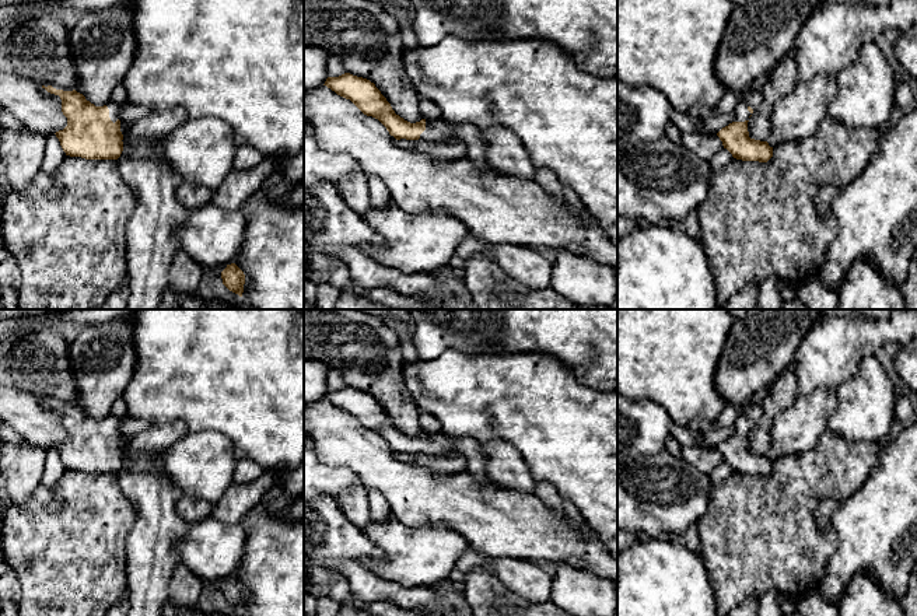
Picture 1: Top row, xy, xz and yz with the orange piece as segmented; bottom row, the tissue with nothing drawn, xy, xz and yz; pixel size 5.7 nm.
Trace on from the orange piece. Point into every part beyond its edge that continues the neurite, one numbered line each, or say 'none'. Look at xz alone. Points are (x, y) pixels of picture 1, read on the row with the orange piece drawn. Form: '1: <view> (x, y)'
1: xz (438, 130)

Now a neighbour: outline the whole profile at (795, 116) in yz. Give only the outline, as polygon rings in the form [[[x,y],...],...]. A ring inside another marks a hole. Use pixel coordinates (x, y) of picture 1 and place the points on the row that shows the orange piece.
[[[823,74],[798,81],[794,90],[773,106],[769,146],[774,148],[812,136],[829,115],[837,94],[839,84],[834,76]]]

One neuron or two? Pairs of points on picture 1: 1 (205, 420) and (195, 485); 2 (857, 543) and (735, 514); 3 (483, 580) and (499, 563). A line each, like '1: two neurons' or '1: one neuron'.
1: two neurons
2: two neurons
3: two neurons

